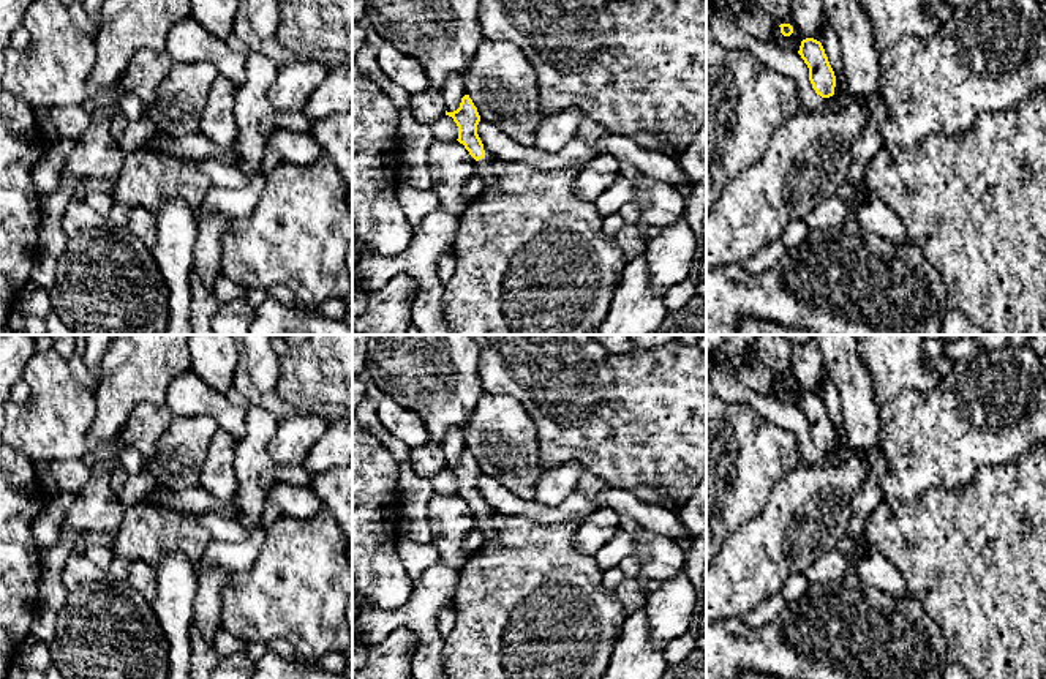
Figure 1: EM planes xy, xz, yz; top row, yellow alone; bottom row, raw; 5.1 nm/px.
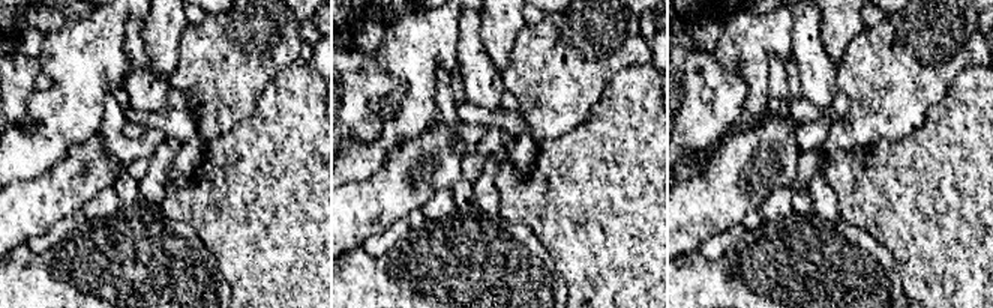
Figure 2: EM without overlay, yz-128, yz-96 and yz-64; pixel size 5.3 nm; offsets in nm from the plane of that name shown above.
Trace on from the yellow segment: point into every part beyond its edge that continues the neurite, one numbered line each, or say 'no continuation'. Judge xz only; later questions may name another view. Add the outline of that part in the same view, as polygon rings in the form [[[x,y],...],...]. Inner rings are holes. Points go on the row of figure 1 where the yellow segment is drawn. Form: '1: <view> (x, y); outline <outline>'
1: xz (484, 168); outline [[[483,156],[482,159],[476,161],[474,174],[482,177],[483,182],[482,191],[487,191],[495,182],[493,161],[488,156]]]

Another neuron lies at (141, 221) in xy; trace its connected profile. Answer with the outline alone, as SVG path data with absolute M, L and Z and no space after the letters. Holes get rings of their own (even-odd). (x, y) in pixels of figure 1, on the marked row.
M144 207L131 208L126 227L136 234L150 251L153 251L156 240L156 219L152 212Z

